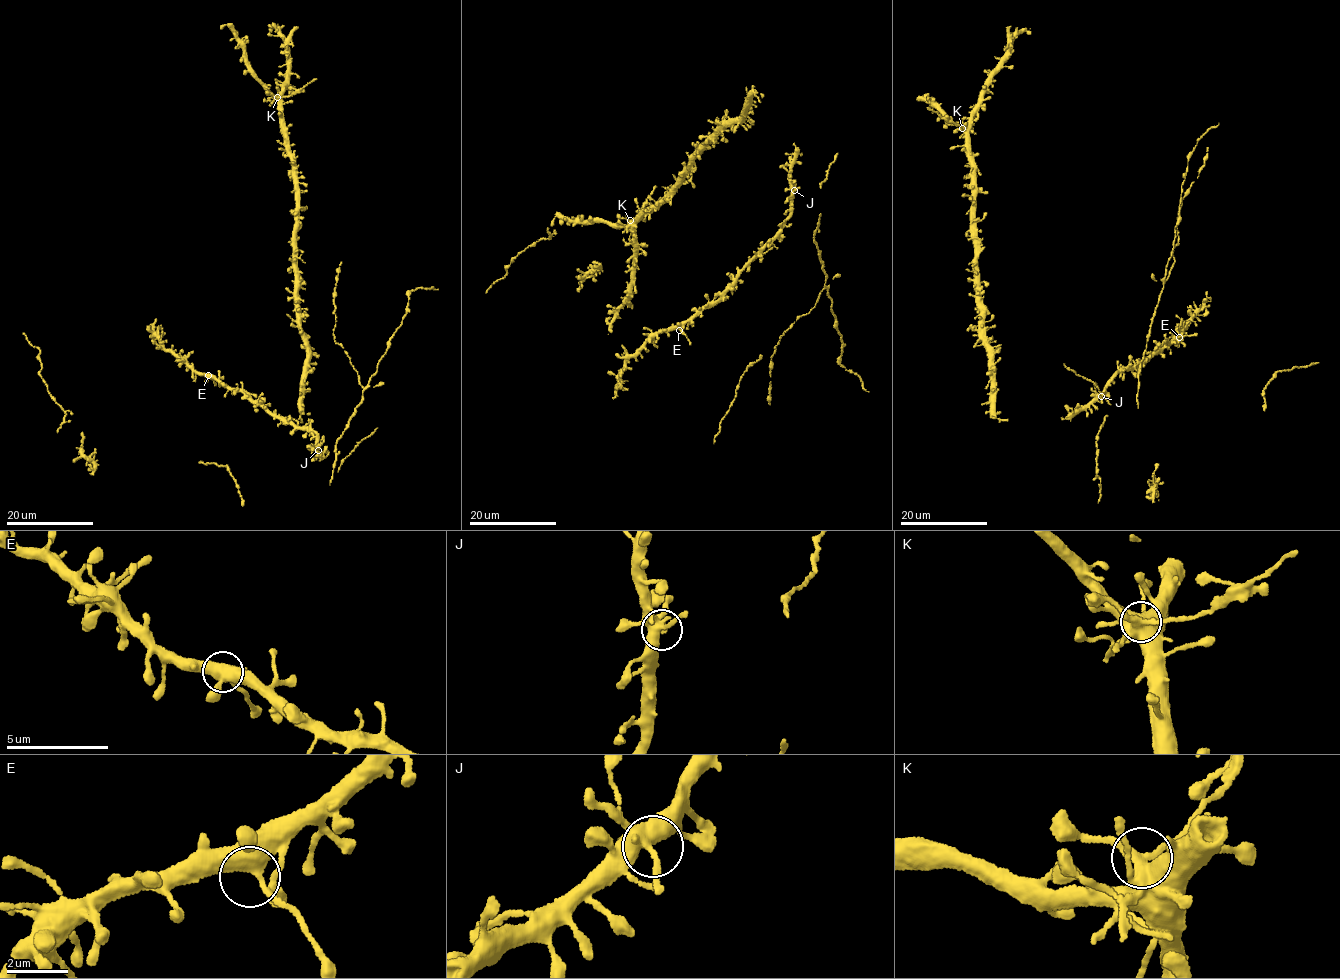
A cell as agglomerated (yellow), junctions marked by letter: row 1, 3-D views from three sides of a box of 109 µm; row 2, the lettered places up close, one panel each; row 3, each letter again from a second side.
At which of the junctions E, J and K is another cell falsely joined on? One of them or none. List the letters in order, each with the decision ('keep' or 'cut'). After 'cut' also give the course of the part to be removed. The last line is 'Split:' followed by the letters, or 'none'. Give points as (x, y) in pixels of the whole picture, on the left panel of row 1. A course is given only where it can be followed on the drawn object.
E: keep
J: keep
K: cut; course (277, 97), (292, 94), (316, 78)
Split: K

